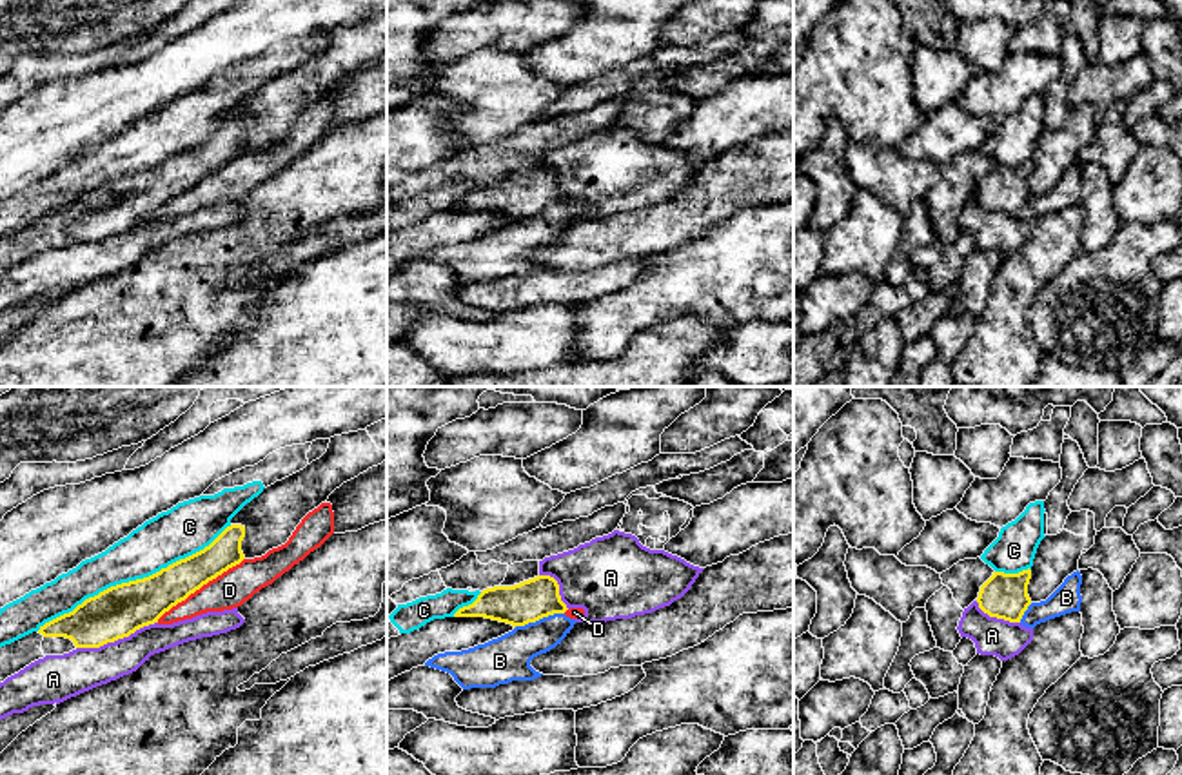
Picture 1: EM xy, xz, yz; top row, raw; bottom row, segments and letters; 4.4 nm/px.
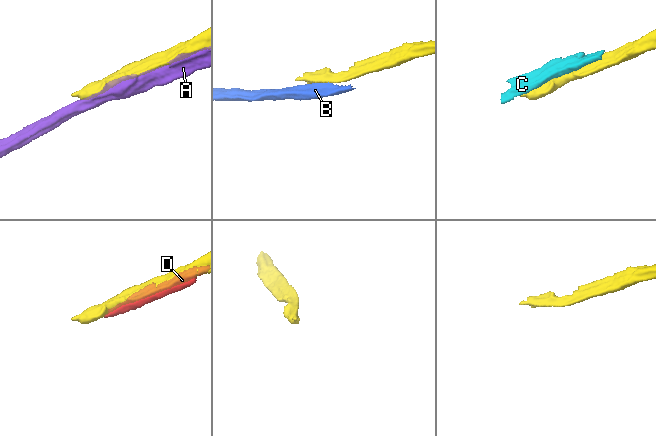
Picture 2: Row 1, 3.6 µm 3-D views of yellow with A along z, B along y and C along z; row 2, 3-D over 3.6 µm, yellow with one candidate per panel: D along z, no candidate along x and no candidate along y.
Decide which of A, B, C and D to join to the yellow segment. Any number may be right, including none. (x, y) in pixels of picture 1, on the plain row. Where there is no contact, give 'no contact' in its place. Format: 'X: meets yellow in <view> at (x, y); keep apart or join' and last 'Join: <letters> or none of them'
A: meets yellow in xy at (117, 233); keep apart
B: meets yellow in xz at (538, 213); keep apart
C: meets yellow in xy at (133, 175); keep apart
D: meets yellow in xy at (200, 180); keep apart
Join: none of them

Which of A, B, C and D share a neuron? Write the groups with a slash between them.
A / B D / C

